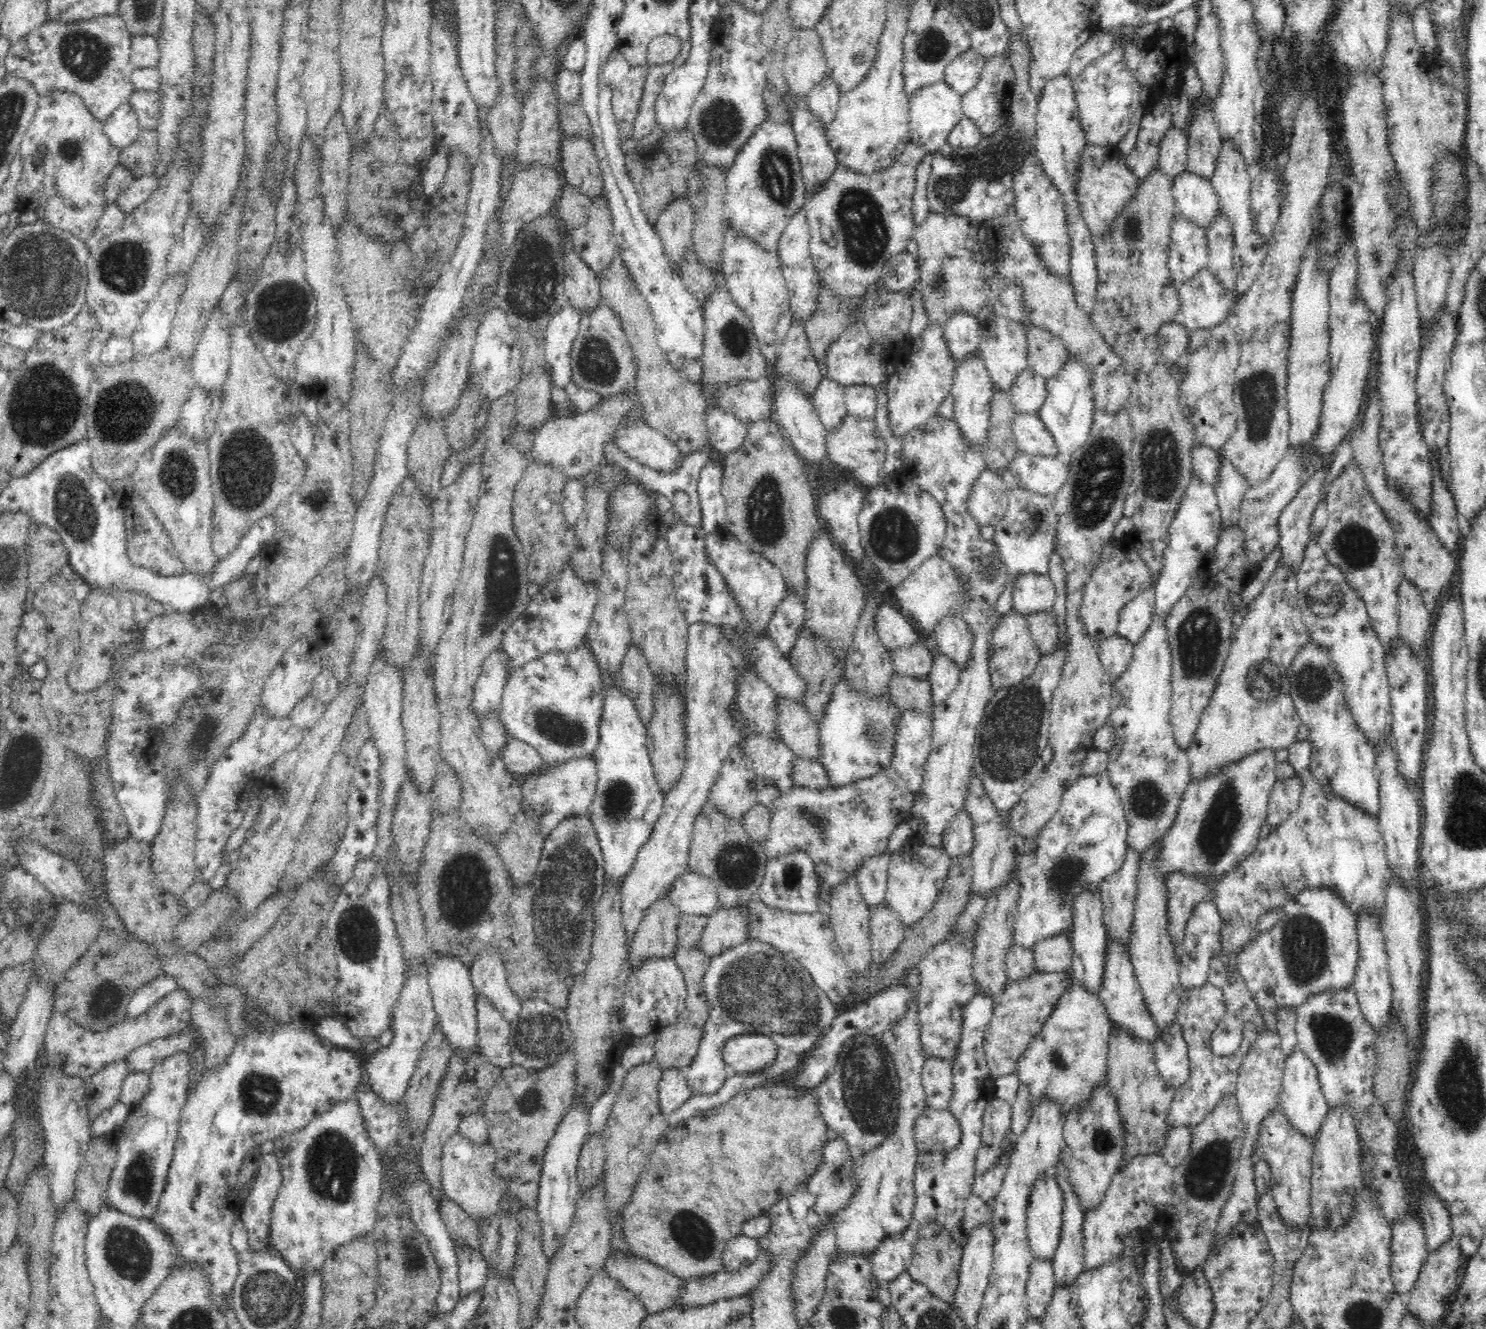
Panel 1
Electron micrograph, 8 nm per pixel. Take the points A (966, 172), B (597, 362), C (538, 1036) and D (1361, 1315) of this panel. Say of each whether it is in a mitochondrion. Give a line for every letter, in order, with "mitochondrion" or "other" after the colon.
A: mitochondrion
B: mitochondrion
C: mitochondrion
D: mitochondrion

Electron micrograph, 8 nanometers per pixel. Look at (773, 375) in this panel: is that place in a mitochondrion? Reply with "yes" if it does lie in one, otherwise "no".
no

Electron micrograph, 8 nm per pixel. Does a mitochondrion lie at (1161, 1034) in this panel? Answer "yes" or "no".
no

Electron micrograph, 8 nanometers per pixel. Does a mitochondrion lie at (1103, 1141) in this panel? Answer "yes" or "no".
yes

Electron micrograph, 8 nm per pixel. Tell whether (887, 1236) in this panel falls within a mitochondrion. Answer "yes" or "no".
no

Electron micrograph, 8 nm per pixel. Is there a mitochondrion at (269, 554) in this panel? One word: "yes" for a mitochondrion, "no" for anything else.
no

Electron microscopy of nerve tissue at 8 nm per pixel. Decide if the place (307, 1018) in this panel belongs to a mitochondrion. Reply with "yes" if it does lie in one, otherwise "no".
no

